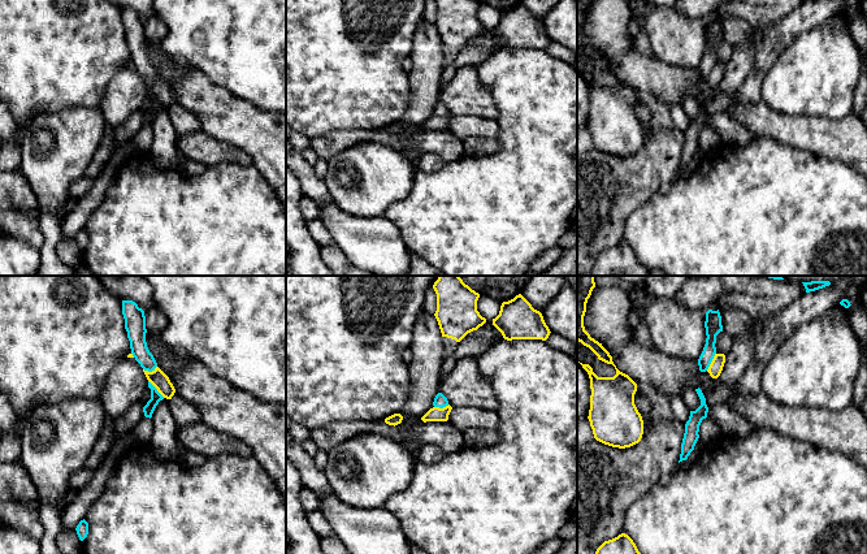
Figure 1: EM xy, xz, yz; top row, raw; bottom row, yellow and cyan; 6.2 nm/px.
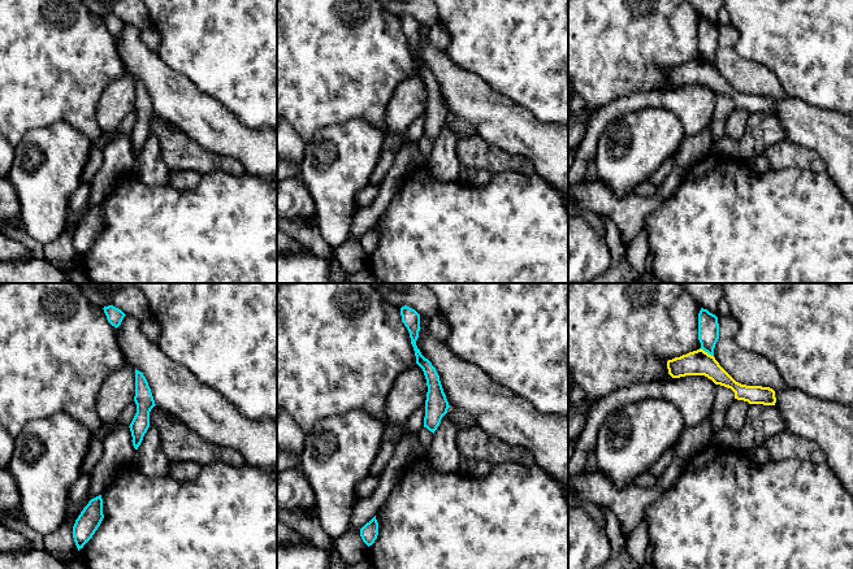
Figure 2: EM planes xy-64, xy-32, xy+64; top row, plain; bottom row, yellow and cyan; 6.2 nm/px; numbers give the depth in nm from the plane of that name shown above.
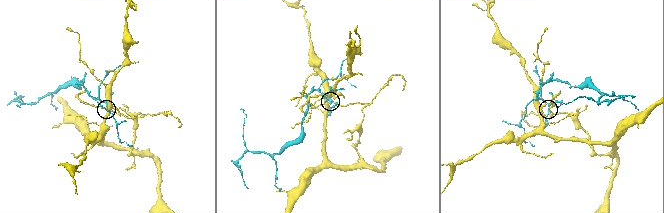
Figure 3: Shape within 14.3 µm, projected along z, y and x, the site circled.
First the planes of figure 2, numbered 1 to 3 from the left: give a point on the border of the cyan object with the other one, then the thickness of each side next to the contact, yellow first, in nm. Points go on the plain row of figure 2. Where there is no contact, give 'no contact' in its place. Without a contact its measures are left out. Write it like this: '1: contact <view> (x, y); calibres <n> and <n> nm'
1: no contact
2: no contact
3: contact xy+64 (706, 61); calibres 160 and 130 nm

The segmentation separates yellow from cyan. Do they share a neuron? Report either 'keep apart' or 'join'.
keep apart

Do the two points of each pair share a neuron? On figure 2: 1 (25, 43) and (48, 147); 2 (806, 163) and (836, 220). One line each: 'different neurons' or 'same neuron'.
1: different neurons
2: different neurons

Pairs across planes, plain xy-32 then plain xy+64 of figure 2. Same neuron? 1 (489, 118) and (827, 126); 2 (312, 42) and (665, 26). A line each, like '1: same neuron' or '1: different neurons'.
1: same neuron
2: same neuron

